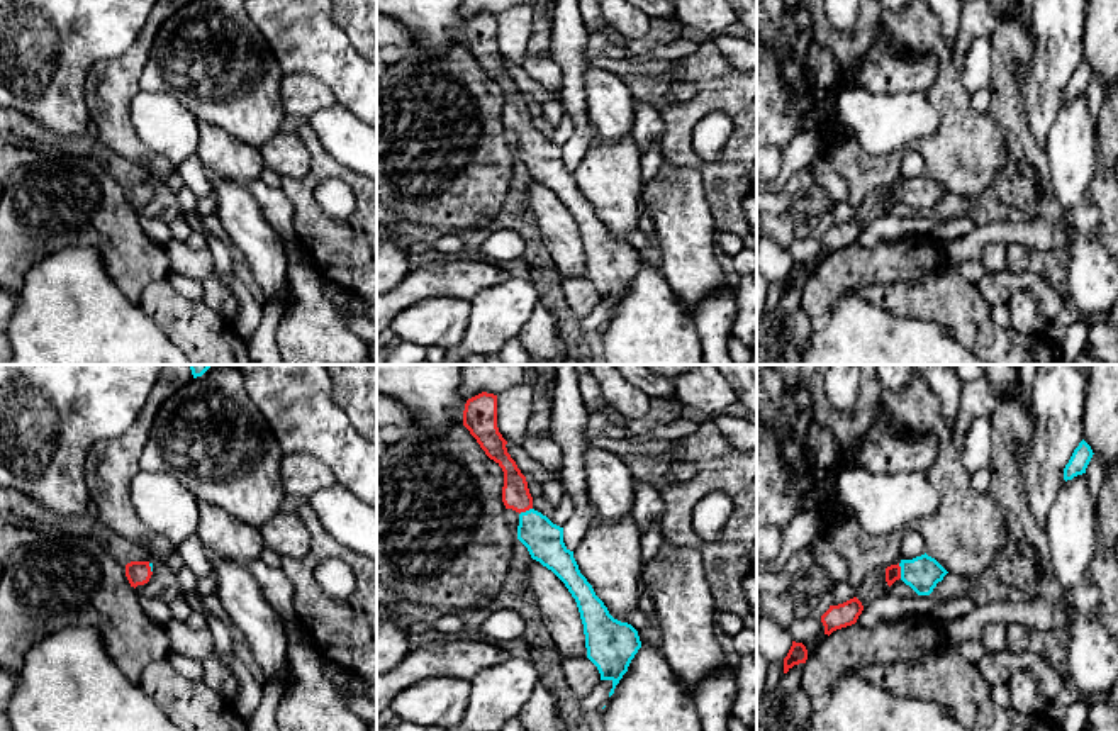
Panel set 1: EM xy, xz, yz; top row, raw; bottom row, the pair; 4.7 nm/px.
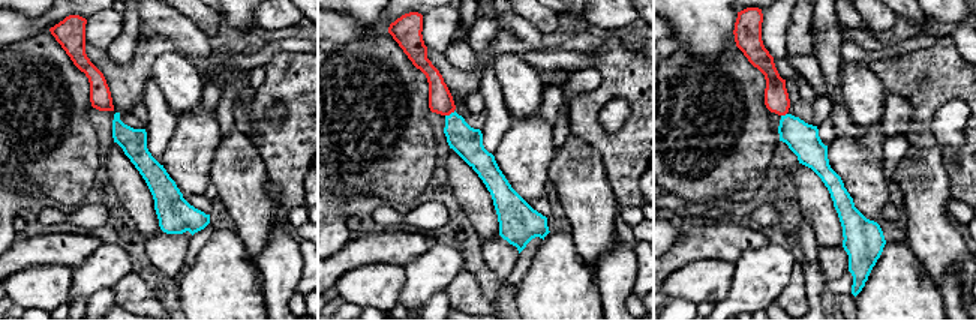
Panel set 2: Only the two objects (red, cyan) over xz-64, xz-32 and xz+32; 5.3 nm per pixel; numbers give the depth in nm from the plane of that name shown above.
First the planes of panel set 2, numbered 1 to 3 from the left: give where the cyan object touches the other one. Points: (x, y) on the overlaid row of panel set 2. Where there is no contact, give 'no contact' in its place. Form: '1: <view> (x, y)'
1: no contact
2: xz-32 (450, 113)
3: xz+32 (783, 114)

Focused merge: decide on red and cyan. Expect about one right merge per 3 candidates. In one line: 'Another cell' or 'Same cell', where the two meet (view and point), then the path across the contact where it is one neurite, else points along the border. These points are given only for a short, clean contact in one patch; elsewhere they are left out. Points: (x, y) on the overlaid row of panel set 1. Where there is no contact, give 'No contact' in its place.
Same cell. Touches red at yz (899, 570). Path across: yz (893, 572), (899, 570), (922, 574)

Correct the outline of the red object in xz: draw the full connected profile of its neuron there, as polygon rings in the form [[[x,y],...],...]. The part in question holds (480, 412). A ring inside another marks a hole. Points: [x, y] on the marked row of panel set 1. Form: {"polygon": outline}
{"polygon": [[[482,392],[468,399],[463,426],[504,472],[502,502],[506,509],[519,514],[517,539],[528,548],[533,560],[565,583],[575,599],[584,624],[587,658],[597,667],[601,680],[612,682],[611,697],[641,648],[638,631],[631,624],[614,619],[595,595],[592,585],[580,573],[573,551],[563,543],[563,527],[533,509],[526,477],[507,453],[507,441],[497,427],[497,395]]]}

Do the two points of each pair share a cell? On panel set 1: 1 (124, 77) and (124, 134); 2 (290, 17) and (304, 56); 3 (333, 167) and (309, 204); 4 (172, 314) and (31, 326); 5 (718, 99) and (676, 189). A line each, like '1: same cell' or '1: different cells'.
1: same cell
2: same cell
3: same cell
4: different cells
5: different cells

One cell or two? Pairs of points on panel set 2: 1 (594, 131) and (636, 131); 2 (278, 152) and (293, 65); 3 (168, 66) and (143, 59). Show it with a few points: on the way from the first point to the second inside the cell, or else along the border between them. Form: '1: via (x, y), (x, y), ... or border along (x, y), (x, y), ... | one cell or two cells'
1: via (604, 140), (625, 140) | one cell
2: via (294, 131), (294, 86) | one cell
3: border along (176, 48), (161, 51), (156, 56), (150, 75) | two cells

